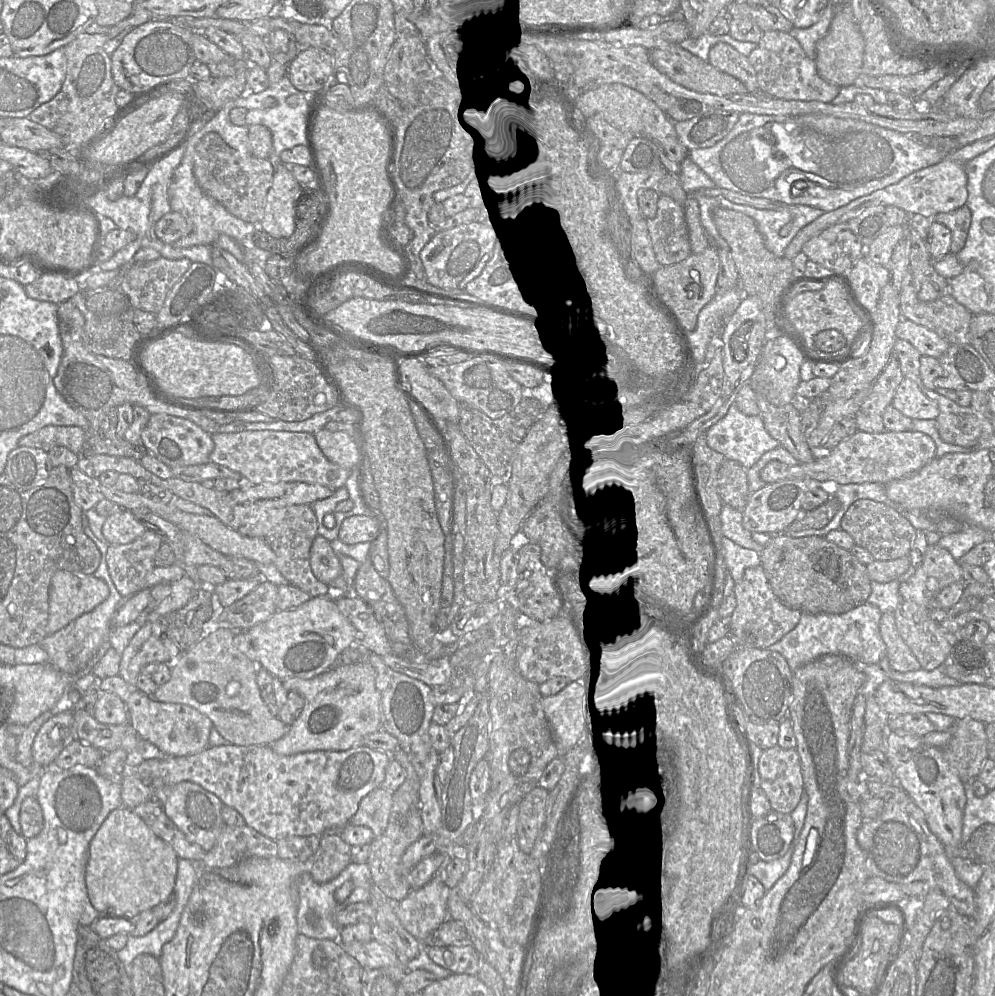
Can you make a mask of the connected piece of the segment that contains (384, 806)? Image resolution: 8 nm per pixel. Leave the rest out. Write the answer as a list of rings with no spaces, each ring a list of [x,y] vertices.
[[[381,786],[375,788],[361,799],[358,810],[349,823],[370,828],[375,838],[381,836],[389,822],[392,798],[392,794]]]

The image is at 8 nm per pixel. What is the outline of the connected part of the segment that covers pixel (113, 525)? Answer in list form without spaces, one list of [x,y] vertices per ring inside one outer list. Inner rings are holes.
[[[121,509],[105,519],[102,532],[109,545],[123,545],[141,537],[147,530],[131,511]]]

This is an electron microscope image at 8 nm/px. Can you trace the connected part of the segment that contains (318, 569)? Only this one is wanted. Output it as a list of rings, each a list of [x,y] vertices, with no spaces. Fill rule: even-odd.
[[[320,535],[315,537],[311,546],[310,566],[314,576],[327,585],[340,578],[343,573],[338,555],[330,542]]]

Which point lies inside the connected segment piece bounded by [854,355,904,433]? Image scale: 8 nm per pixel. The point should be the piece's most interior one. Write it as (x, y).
(869, 418)

